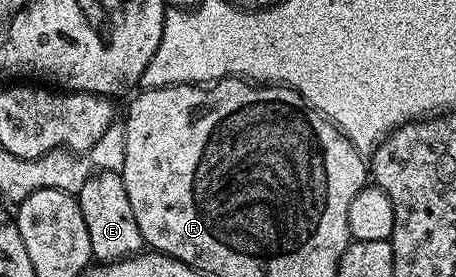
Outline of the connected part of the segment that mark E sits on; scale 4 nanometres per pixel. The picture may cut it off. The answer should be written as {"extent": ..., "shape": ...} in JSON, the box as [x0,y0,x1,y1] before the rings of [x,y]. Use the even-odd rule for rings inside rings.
{"extent":[77,172,144,261],"shape":[[[95,172],[78,185],[77,199],[89,230],[91,254],[96,261],[124,260],[126,256],[144,251],[141,230],[137,230],[137,218],[133,218],[133,206],[129,206],[129,194],[125,194],[125,182],[120,173]]]}

